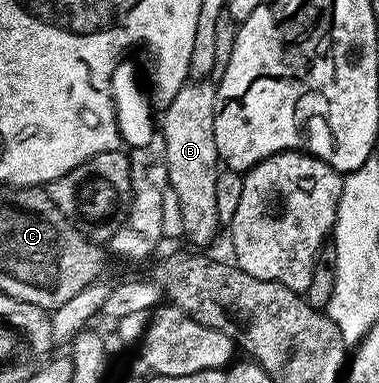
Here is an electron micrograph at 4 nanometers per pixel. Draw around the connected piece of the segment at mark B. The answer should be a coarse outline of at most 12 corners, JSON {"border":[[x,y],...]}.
{"border":[[216,87],[159,116],[168,187],[193,244],[217,236]]}

